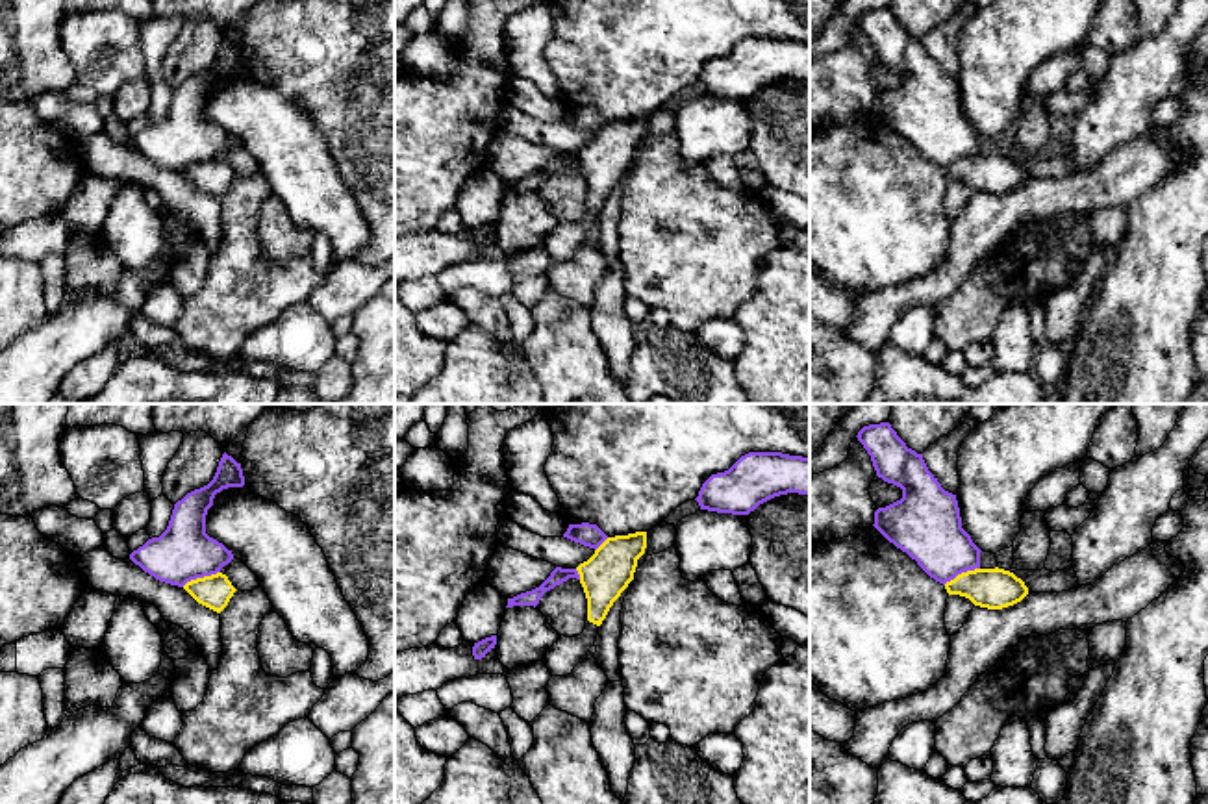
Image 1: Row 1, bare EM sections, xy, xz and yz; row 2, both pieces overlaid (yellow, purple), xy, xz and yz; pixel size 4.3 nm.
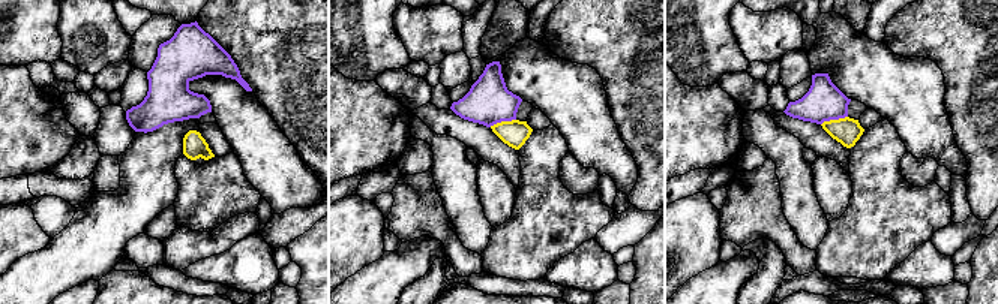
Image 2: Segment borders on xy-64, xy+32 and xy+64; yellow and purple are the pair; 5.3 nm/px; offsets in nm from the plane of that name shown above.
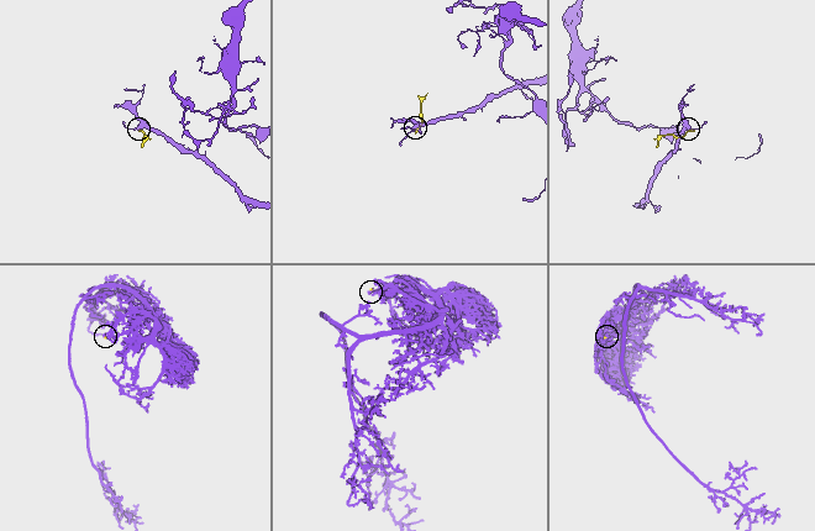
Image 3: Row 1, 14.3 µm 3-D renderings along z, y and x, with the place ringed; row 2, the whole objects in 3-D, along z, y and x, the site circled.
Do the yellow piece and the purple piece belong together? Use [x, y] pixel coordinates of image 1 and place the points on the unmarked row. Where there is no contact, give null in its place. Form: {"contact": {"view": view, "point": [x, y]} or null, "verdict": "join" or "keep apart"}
{"contact": {"view": "xy", "point": [201, 163]}, "verdict": "keep apart"}

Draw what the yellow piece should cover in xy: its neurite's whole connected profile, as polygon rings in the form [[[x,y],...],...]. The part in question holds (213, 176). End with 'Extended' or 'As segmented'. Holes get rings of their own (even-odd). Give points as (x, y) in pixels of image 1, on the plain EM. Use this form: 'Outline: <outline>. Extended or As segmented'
Outline: [[[217,157],[211,161],[191,165],[183,174],[202,191],[220,198],[233,178],[237,176],[226,159]]]. As segmented

